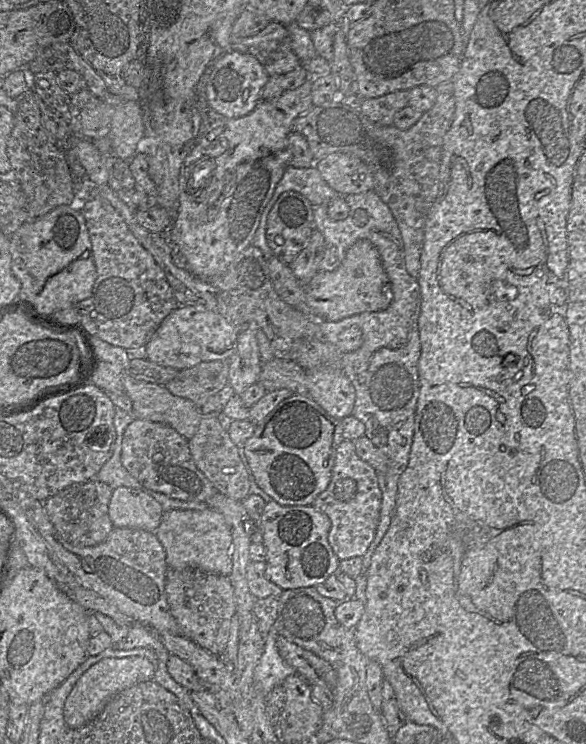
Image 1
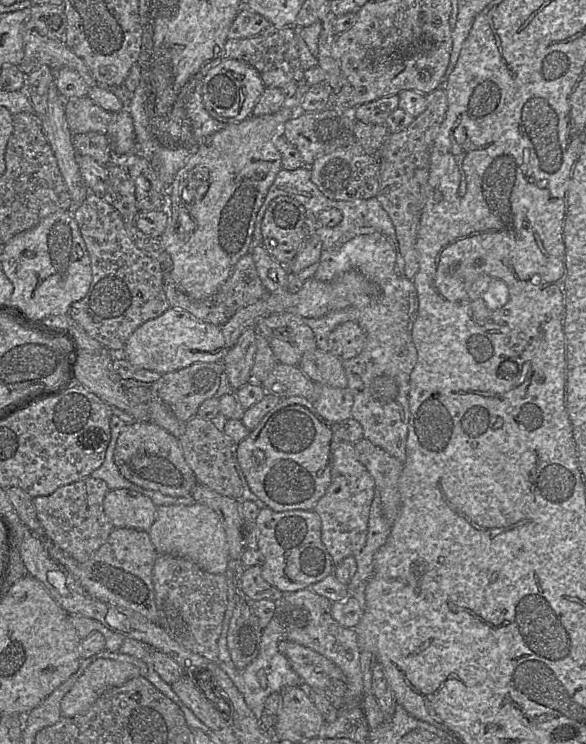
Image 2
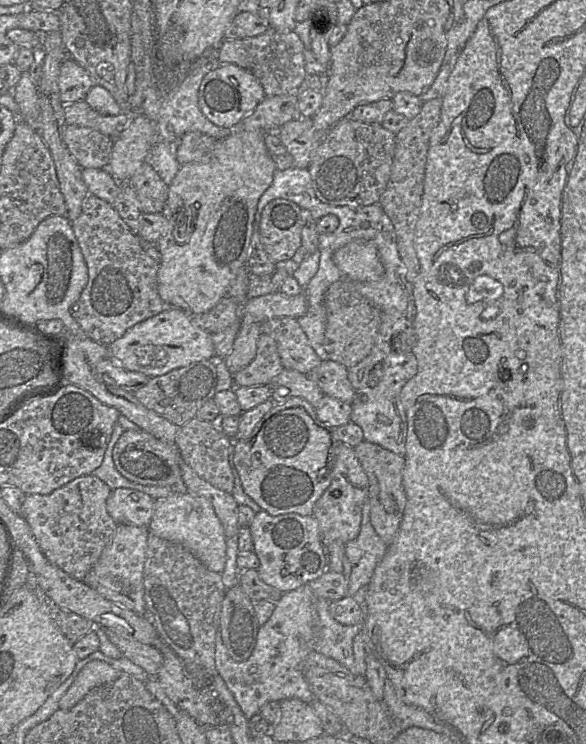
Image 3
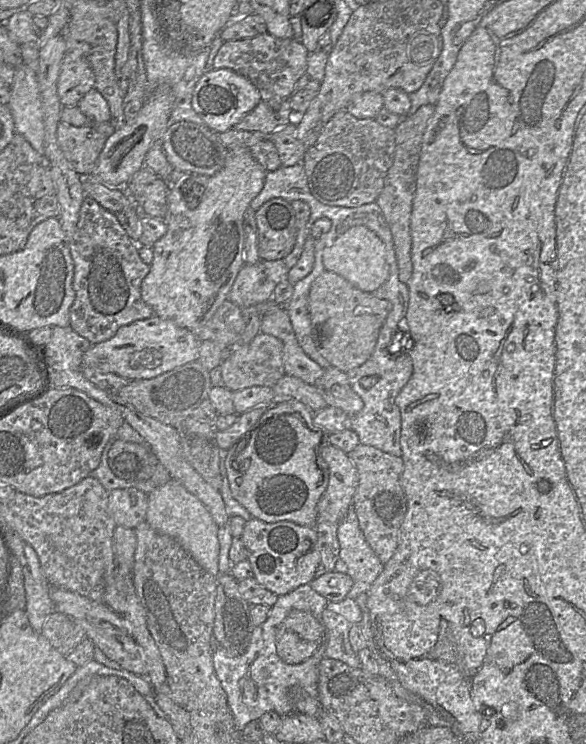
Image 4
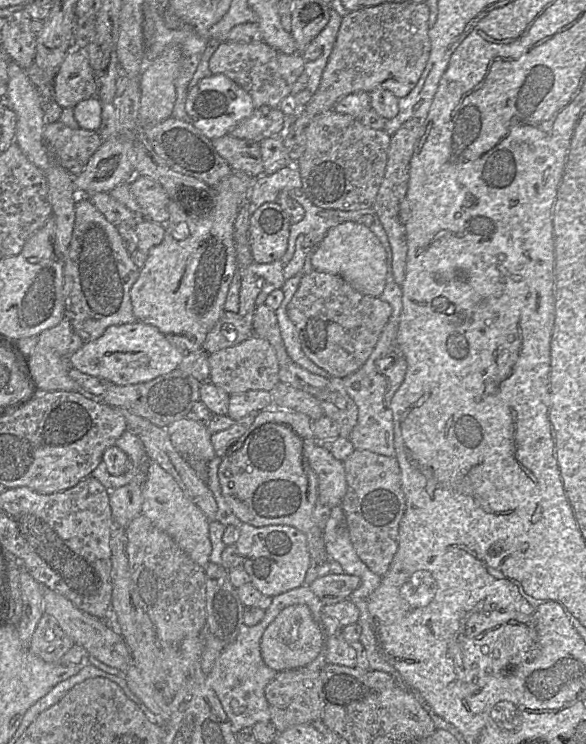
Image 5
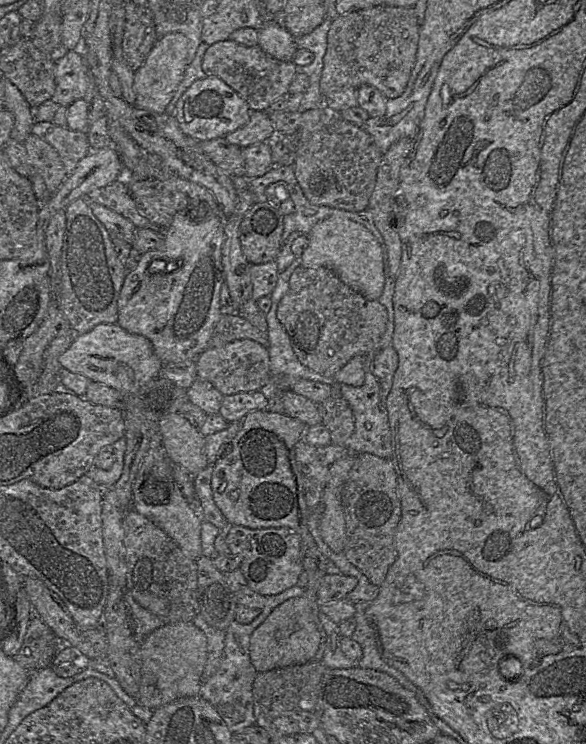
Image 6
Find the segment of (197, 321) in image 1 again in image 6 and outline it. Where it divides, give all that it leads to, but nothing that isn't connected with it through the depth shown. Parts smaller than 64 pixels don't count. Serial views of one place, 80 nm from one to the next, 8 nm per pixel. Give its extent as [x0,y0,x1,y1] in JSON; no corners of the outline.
[59,323,164,395]

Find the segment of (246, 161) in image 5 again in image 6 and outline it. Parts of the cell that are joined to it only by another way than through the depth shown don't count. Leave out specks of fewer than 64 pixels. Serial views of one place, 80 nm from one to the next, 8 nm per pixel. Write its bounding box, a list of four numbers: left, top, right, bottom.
[199,137,244,177]

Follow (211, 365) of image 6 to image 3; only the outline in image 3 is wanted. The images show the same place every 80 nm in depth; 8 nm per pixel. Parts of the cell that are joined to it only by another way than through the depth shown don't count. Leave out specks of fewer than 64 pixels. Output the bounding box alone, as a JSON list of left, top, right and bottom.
[232,333,283,387]

